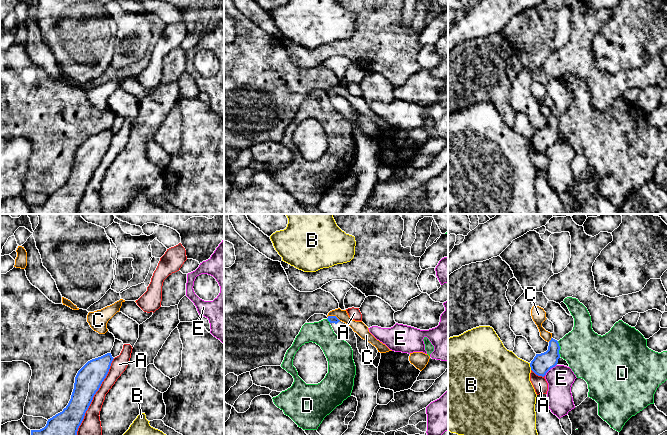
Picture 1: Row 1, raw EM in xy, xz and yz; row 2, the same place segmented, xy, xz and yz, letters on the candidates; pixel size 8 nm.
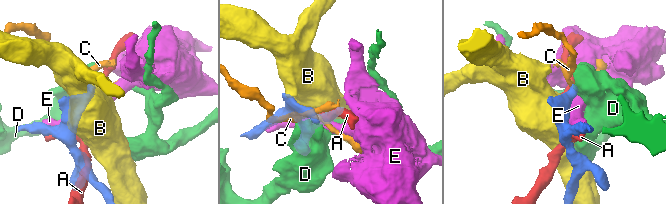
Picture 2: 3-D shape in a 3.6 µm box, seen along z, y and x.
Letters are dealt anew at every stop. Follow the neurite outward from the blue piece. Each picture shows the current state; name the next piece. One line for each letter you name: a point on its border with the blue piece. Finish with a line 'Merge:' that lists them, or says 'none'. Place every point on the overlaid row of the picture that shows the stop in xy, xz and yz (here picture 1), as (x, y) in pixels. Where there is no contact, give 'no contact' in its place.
Merge: none

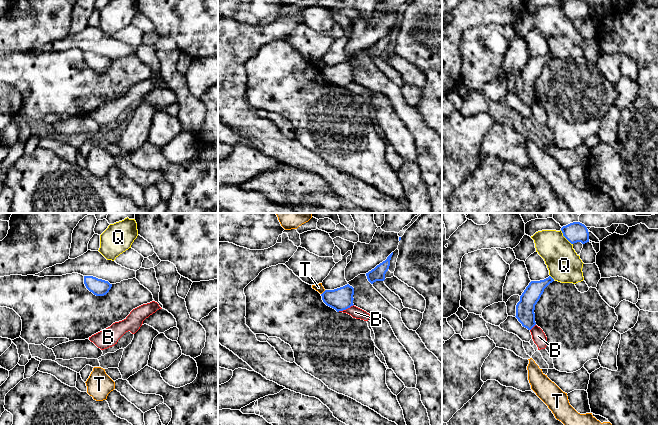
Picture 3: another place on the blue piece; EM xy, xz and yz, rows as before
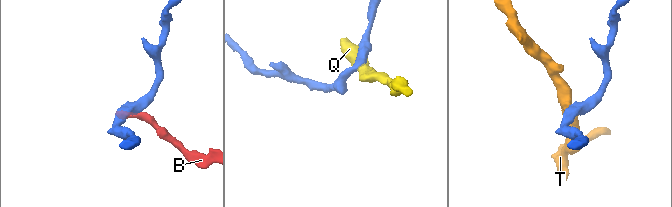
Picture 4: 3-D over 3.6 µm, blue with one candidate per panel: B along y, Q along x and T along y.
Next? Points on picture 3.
Merge: none

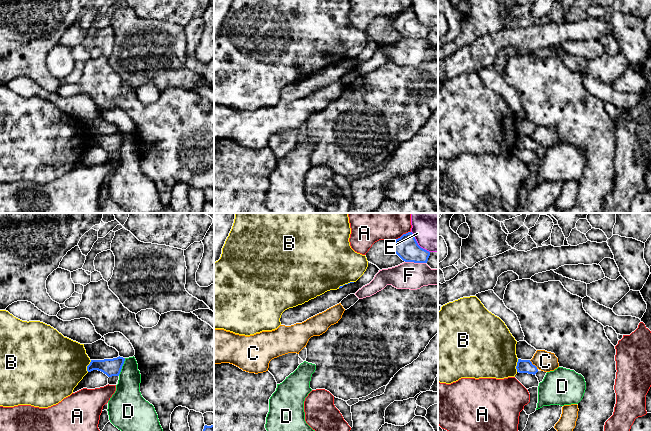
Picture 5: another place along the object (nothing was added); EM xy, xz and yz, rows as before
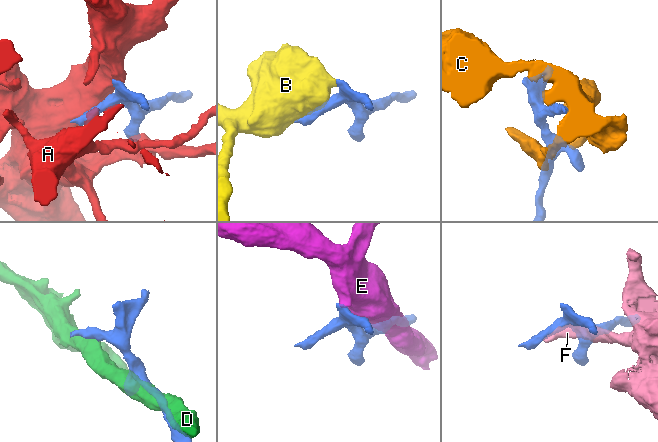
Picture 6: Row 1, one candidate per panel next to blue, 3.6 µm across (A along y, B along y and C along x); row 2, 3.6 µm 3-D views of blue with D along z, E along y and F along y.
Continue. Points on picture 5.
Merge: none

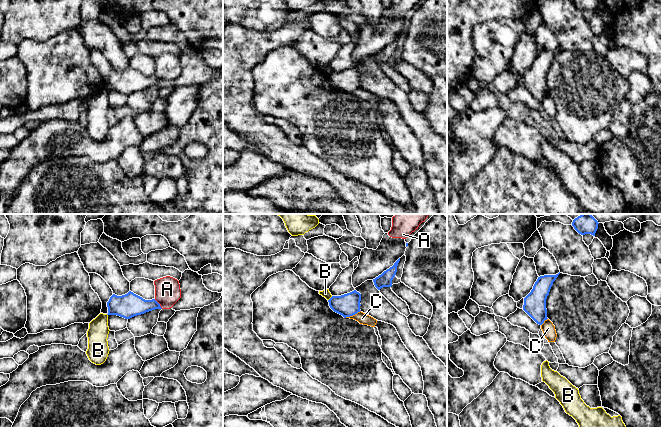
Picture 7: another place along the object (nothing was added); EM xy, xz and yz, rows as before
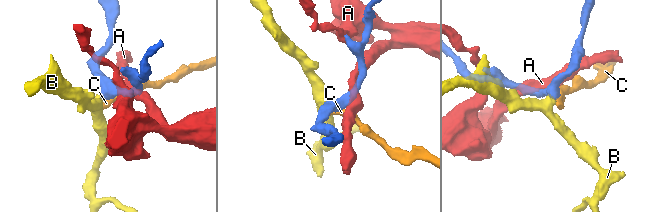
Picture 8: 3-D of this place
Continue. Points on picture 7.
Merge: none

